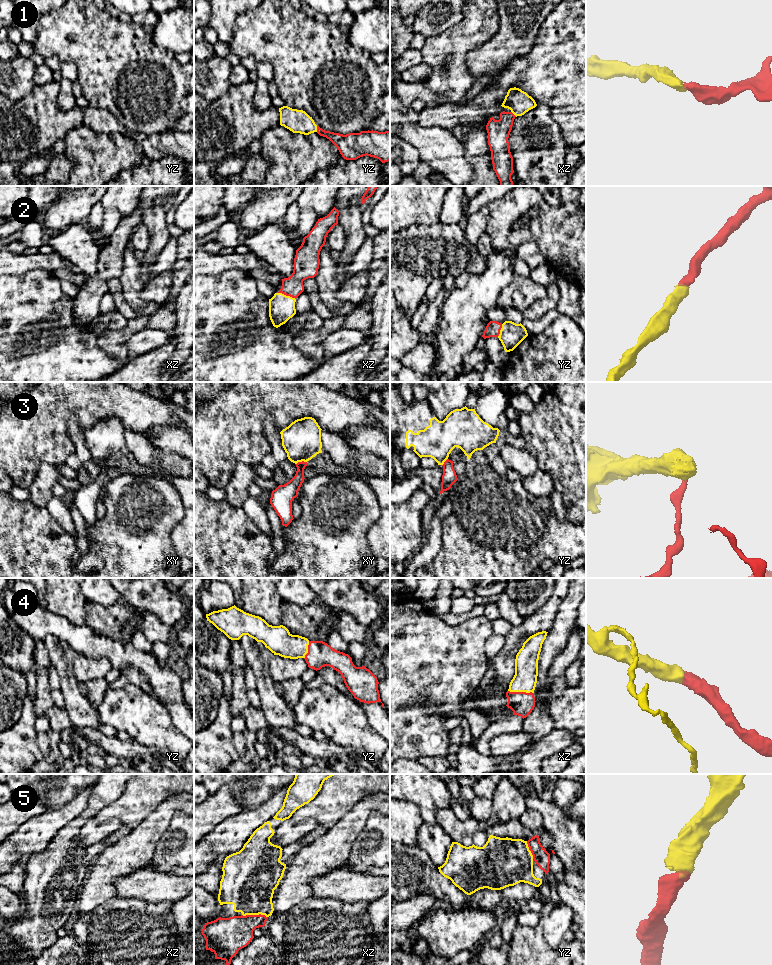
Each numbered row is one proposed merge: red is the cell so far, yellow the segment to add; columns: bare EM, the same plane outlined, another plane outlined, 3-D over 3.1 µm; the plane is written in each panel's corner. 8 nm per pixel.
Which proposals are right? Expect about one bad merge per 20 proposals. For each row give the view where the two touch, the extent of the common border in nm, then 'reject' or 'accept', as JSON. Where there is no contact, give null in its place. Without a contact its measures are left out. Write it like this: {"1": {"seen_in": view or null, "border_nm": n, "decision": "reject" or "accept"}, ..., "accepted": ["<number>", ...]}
{"1": {"seen_in": "yz", "border_nm": 50, "decision": "accept"}, "2": {"seen_in": "xz", "border_nm": 160, "decision": "accept"}, "3": {"seen_in": "xy", "border_nm": 90, "decision": "reject"}, "4": {"seen_in": "xz", "border_nm": 200, "decision": "accept"}, "5": {"seen_in": "xz", "border_nm": 200, "decision": "accept"}, "accepted": ["1", "2", "4", "5"]}

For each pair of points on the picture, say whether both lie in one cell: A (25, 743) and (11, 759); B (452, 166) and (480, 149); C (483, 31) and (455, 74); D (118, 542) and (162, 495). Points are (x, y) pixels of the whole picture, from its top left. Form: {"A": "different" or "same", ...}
{"A": "same", "B": "different", "C": "same", "D": "same"}

